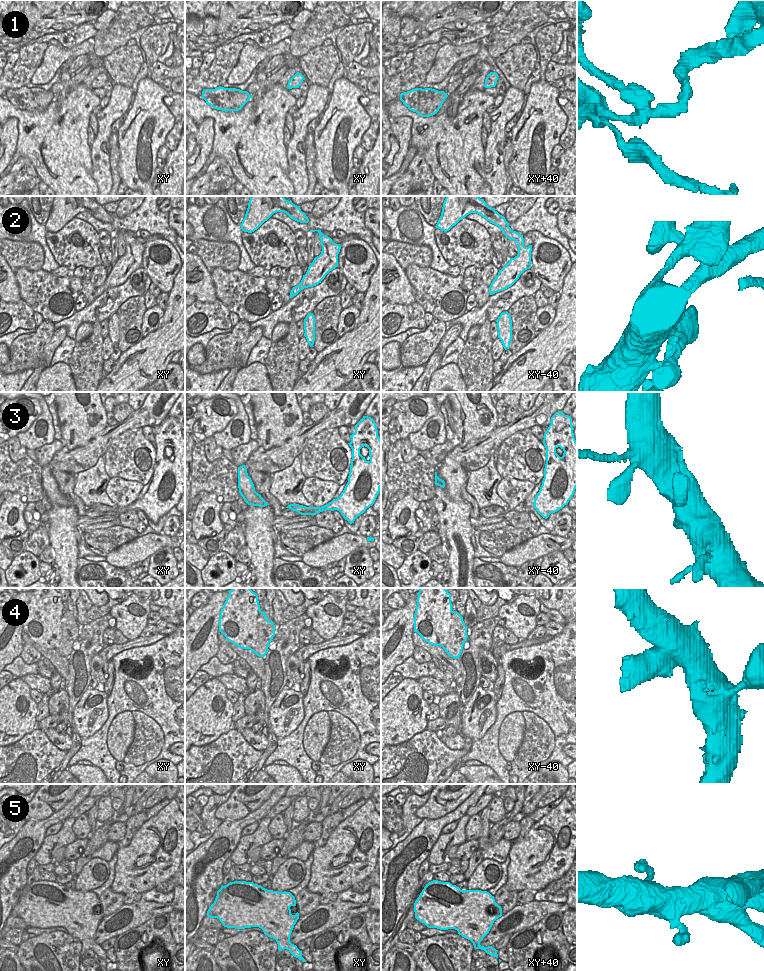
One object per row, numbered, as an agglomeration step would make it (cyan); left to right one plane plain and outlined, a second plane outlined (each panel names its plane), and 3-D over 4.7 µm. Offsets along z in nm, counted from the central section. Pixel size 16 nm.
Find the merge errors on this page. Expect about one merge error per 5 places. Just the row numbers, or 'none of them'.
1, 4

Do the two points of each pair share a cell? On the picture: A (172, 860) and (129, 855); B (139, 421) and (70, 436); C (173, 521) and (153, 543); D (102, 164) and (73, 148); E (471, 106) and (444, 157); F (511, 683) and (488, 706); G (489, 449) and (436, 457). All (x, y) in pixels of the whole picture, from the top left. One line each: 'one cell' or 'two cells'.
A: one cell
B: two cells
C: two cells
D: two cells
E: one cell
F: two cells
G: two cells

